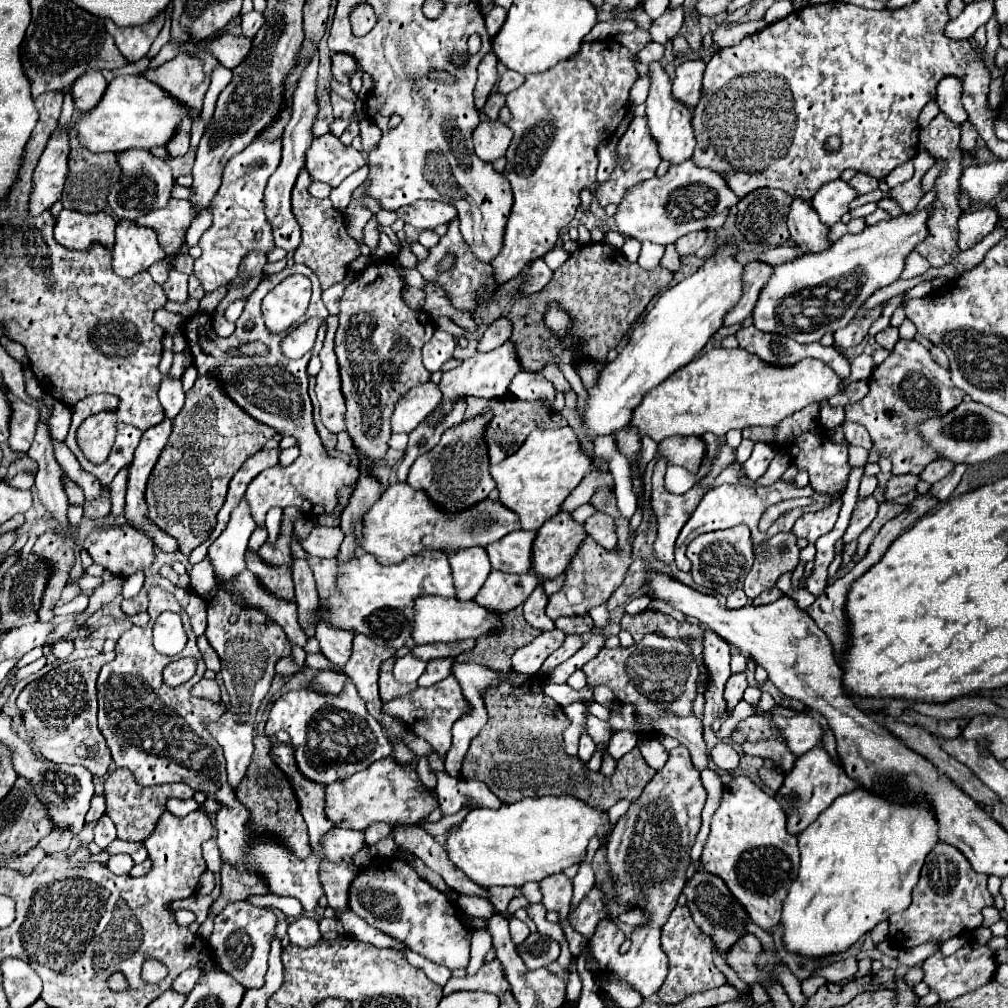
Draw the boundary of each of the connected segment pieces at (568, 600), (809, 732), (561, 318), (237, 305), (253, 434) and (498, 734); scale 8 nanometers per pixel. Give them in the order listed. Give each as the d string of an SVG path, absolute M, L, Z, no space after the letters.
M599 487L595 491L595 495L589 501L597 511L605 511L609 515L613 515L615 523L617 523L617 535L619 535L619 545L613 551L601 549L601 545L597 545L597 541L593 541L593 537L585 537L577 549L577 553L573 555L569 567L565 569L565 583L563 587L553 593L549 597L547 603L547 615L555 621L561 615L587 615L589 609L593 609L595 605L607 603L607 599L611 597L611 593L623 583L625 573L631 565L631 551L633 551L633 537L635 533L629 527L629 519L625 519L619 509L617 509L617 499L613 489L607 487Z
M799 713L791 719L773 715L773 725L779 729L789 749L793 749L793 753L799 753L799 755L807 753L813 745L817 745L817 741L823 739L821 723L807 713Z
M557 303L549 305L549 311L545 313L545 323L549 329L553 329L559 337L565 337L567 335L567 329L569 329L569 317L567 313L557 307Z
M247 297L233 301L233 303L227 307L227 311L225 311L225 317L227 317L229 321L237 321L237 319L239 319L239 313L241 313L241 311L243 311L243 307L245 307L246 301Z
M197 377L185 395L183 409L173 419L171 437L145 489L149 521L175 537L179 551L189 555L197 545L207 541L215 529L231 477L249 457L261 451L273 435L273 427L255 421L239 409L213 377Z
M531 675L521 685L503 681L485 689L483 701L489 721L485 729L471 741L461 777L483 781L491 793L505 803L515 803L523 797L573 795L581 797L581 801L587 805L597 805L597 809L609 809L619 799L627 799L629 803L637 801L643 787L653 779L655 769L645 763L639 749L633 749L619 759L613 777L587 771L579 757L565 757L561 733L567 717L553 699L543 695L545 681L547 677L543 675Z

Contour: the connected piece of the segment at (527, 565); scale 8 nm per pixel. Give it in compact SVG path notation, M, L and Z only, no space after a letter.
M513 531L501 541L487 545L491 567L503 573L531 573L531 545L535 531Z

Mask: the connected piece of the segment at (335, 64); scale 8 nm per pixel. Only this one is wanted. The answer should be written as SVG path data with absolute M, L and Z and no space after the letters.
M335 53L331 59L331 73L335 77L335 81L339 83L349 83L349 77L355 73L355 61L351 55L345 53Z

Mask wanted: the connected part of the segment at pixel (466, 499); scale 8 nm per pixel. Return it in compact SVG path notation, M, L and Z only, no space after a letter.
M477 415L453 429L447 429L441 435L441 441L431 451L417 457L417 461L409 471L407 483L413 489L425 491L429 499L441 511L447 513L459 513L461 509L471 509L473 505L477 505L477 501L489 497L489 493L495 489L495 481L489 475L489 457L483 439L483 431L487 423L489 423L489 415Z

